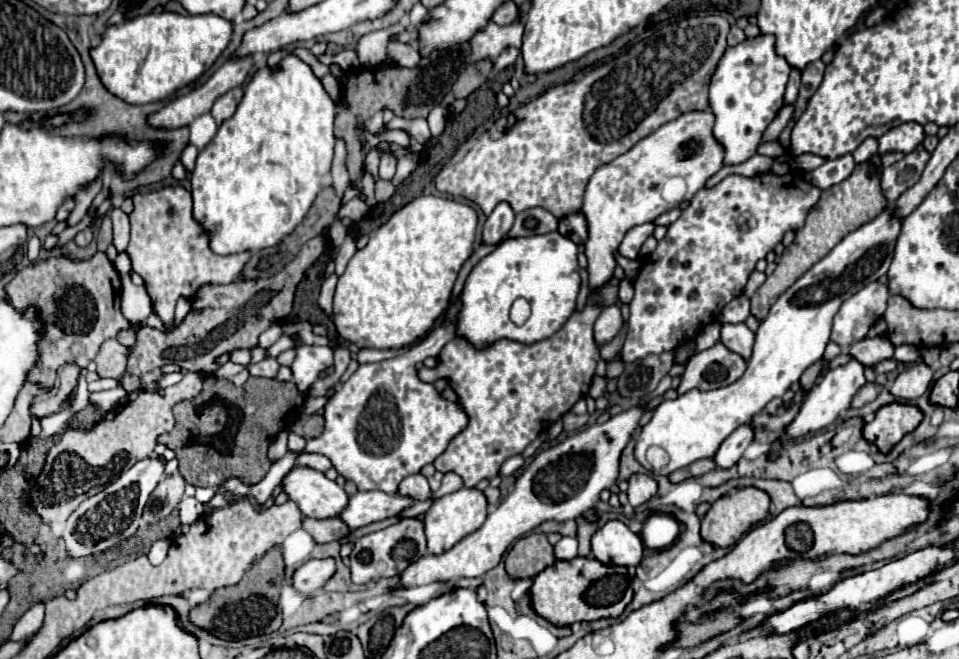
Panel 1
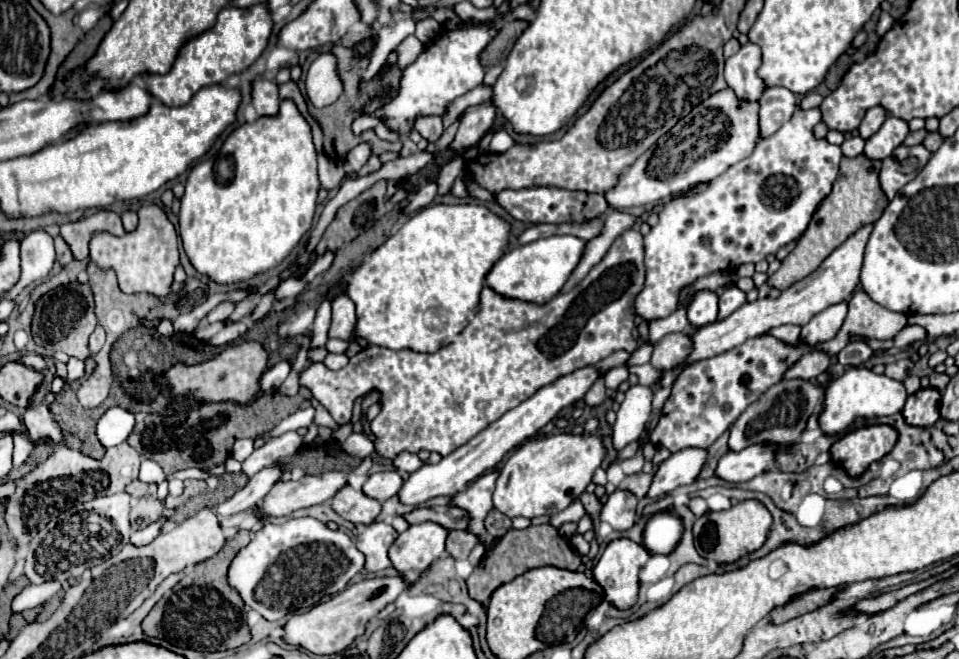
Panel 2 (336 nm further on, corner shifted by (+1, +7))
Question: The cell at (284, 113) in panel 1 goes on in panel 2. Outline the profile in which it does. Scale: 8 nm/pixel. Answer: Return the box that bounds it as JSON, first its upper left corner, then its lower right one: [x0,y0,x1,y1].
[179,101,319,285]

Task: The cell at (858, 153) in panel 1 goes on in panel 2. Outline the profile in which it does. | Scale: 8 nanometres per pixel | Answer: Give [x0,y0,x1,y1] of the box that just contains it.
[859,107,889,139]

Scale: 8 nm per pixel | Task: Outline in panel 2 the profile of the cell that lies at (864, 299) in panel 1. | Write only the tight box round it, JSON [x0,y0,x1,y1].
[801,303,847,345]

